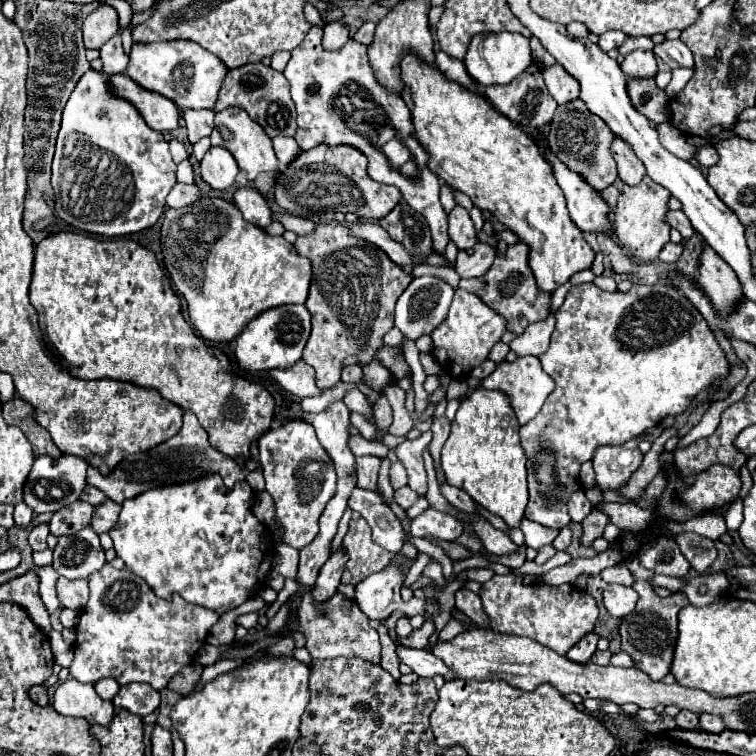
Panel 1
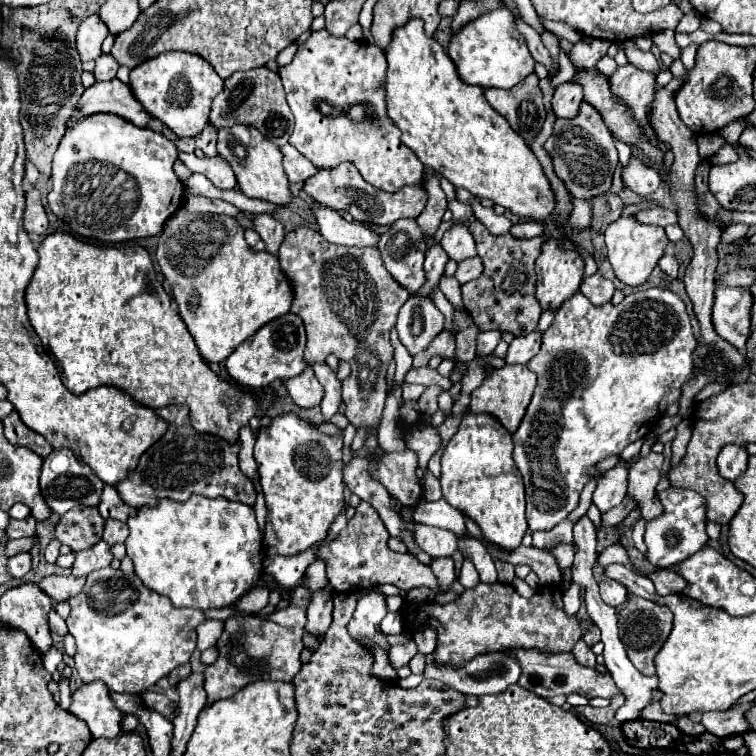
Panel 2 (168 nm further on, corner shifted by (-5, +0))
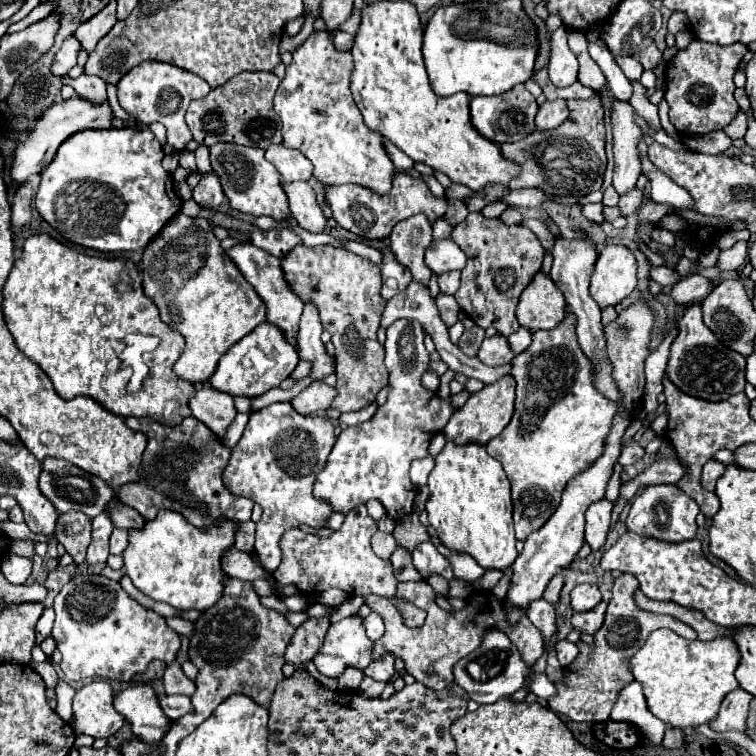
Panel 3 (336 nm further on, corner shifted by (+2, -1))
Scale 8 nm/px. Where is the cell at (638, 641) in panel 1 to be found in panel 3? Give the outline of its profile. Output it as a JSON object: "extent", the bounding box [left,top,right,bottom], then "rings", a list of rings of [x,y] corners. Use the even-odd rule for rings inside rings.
{"extent":[547,574,697,722],"rings":[[[623,574],[615,578],[613,584],[613,598],[607,608],[605,622],[601,630],[593,634],[593,646],[585,642],[577,642],[579,654],[573,660],[573,666],[569,666],[569,672],[563,672],[563,680],[555,684],[557,694],[547,700],[549,708],[557,714],[567,716],[575,722],[605,722],[610,719],[613,702],[617,700],[620,691],[633,680],[629,670],[629,662],[633,656],[644,645],[649,634],[657,628],[669,628],[675,630],[679,636],[689,636],[689,640],[697,638],[697,632],[683,624],[681,620],[665,614],[653,614],[645,612],[635,604],[635,590],[639,588],[637,578],[633,574]]]}

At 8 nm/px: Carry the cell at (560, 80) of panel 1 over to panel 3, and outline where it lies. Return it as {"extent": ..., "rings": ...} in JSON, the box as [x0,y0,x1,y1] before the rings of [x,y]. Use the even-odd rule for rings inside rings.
{"extent":[535,100,569,130],"rings":[[[555,100],[555,102],[545,102],[539,106],[539,112],[535,116],[535,128],[537,130],[551,130],[557,128],[565,122],[569,110],[565,106],[565,100]]]}

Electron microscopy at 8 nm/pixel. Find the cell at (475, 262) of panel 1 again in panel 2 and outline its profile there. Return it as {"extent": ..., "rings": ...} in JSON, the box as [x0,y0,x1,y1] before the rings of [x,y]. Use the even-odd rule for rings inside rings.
{"extent":[456,257,484,285],"rings":[[[472,257],[468,261],[460,261],[458,263],[458,271],[456,271],[456,279],[464,285],[468,281],[474,281],[476,277],[480,277],[480,273],[484,271],[484,265],[480,261],[480,257]]]}

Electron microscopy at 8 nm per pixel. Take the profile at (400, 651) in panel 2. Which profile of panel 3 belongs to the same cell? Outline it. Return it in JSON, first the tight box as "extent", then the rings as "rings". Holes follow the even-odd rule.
{"extent":[365,654,395,682],"rings":[[[391,654],[381,656],[365,668],[365,674],[377,682],[389,682],[395,674],[395,658]]]}

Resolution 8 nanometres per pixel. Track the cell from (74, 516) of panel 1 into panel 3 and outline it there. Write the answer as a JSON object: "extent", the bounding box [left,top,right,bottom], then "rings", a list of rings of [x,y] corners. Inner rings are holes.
{"extent":[55,510,91,564],"rings":[[[75,510],[61,514],[57,522],[55,538],[73,556],[75,564],[83,564],[87,546],[91,542],[91,520],[85,514]]]}

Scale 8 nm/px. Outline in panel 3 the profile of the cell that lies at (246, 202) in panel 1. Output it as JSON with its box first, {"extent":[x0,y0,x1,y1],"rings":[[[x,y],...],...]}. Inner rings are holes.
{"extent":[225,243,303,350],"rings":[[[251,243],[236,245],[225,252],[233,260],[233,264],[237,264],[237,268],[241,270],[245,280],[257,290],[259,298],[265,302],[267,322],[277,324],[277,328],[285,334],[285,340],[297,350],[297,330],[299,330],[299,318],[303,312],[303,302],[301,302],[301,298],[297,298],[297,294],[291,294],[289,284],[285,284],[281,262]]]}

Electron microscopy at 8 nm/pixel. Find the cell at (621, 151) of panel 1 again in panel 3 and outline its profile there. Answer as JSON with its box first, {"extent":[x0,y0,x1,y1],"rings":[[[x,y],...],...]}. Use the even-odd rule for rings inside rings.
{"extent":[619,190,643,218],"rings":[[[631,190],[631,192],[627,192],[627,194],[623,194],[621,196],[621,200],[619,200],[619,210],[621,210],[621,216],[623,218],[627,218],[627,216],[631,216],[639,206],[641,206],[641,200],[643,200],[643,192],[641,190]]]}

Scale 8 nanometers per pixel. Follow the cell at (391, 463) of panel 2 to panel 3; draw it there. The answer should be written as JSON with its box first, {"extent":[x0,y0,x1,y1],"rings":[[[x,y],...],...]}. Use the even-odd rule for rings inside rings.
{"extent":[313,318,455,520],"rings":[[[401,318],[401,320],[393,322],[393,326],[387,328],[387,340],[385,340],[385,366],[389,372],[387,402],[375,412],[375,416],[371,420],[357,424],[357,426],[349,426],[339,434],[335,446],[327,458],[325,468],[317,474],[315,484],[313,484],[313,496],[317,496],[323,502],[329,502],[329,506],[333,506],[333,512],[347,514],[349,508],[357,508],[371,498],[375,498],[383,504],[383,508],[391,520],[399,520],[401,516],[413,512],[413,498],[417,494],[417,488],[409,478],[409,464],[415,458],[427,456],[431,438],[445,428],[447,420],[455,412],[455,408],[451,406],[451,398],[443,400],[435,392],[423,388],[421,376],[429,366],[429,362],[425,362],[425,354],[429,354],[429,352],[425,352],[423,328],[419,322]],[[359,426],[361,426],[361,460],[359,460]]]}

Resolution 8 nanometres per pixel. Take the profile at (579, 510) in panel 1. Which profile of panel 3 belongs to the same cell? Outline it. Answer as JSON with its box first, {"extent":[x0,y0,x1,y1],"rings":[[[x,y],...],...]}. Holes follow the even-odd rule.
{"extent":[611,682,665,746],"rings":[[[631,682],[629,686],[625,686],[621,690],[619,700],[613,706],[611,718],[635,726],[637,732],[641,734],[643,742],[647,742],[651,746],[659,746],[663,740],[665,724],[649,712],[641,686],[637,682]]]}

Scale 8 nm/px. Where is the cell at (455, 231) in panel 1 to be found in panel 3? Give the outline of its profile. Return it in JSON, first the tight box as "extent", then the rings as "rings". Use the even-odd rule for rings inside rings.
{"extent":[425,240,467,274],"rings":[[[439,240],[431,242],[425,250],[425,264],[435,274],[463,270],[467,264],[467,256],[453,240]]]}

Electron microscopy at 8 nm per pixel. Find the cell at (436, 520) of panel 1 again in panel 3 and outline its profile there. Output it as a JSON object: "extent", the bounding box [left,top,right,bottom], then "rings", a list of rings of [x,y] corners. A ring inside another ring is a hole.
{"extent":[411,542,453,580],"rings":[[[421,542],[421,544],[413,550],[411,558],[413,558],[413,566],[415,566],[417,572],[423,576],[423,580],[427,580],[427,578],[433,576],[433,574],[439,574],[439,576],[443,576],[443,578],[447,578],[447,580],[453,578],[453,568],[451,568],[451,564],[447,562],[447,558],[443,558],[443,556],[437,552],[437,548],[435,548],[431,542]]]}

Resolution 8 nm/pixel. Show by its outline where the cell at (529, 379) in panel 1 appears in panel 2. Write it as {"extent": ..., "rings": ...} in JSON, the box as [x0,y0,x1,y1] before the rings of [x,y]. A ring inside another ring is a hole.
{"extent":[470,365,536,431],"rings":[[[504,365],[502,369],[492,369],[486,377],[486,381],[472,391],[472,403],[470,403],[470,411],[474,413],[490,413],[494,417],[500,419],[500,423],[508,429],[508,431],[516,431],[528,401],[532,399],[532,393],[536,389],[536,373],[532,373],[526,365]]]}

